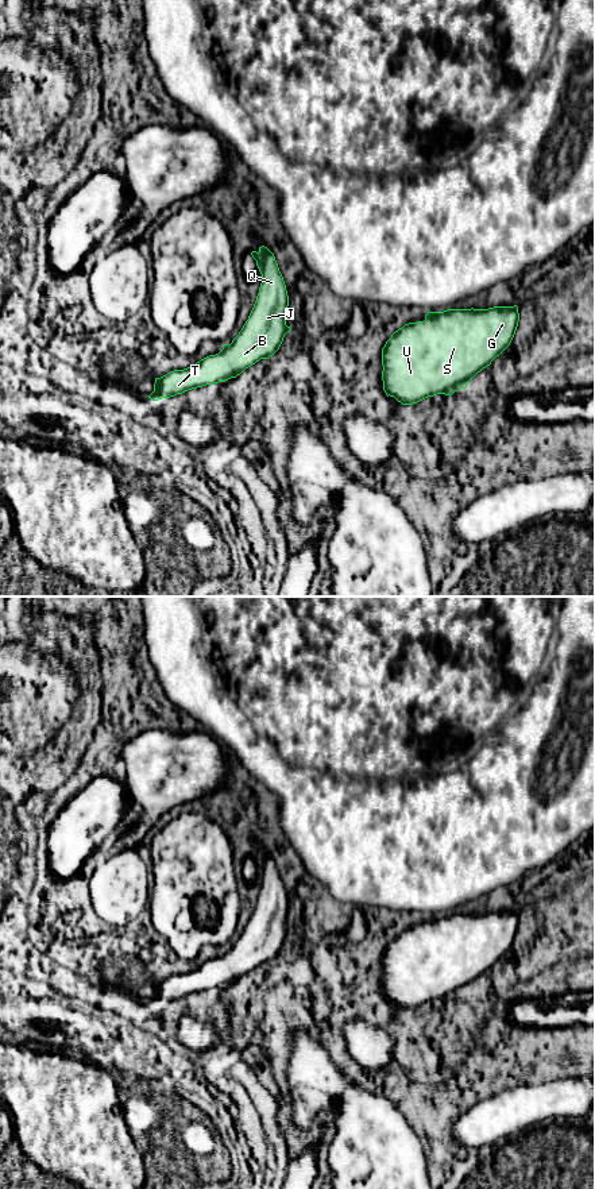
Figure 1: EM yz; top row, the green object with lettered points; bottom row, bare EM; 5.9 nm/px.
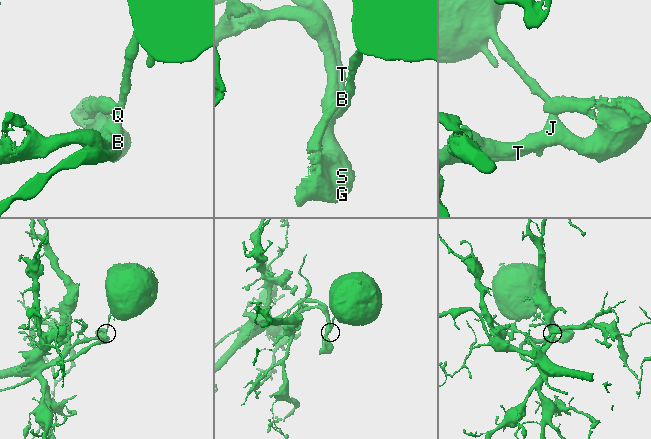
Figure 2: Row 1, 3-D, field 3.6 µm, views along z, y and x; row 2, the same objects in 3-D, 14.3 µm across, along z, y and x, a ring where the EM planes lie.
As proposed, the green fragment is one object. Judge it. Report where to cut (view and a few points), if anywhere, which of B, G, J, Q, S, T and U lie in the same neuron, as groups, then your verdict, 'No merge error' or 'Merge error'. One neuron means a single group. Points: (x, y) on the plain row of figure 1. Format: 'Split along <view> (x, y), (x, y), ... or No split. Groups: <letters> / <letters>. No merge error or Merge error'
Split along yz (257, 857), (259, 872). Groups: B J Q T / G S U. Merge error

